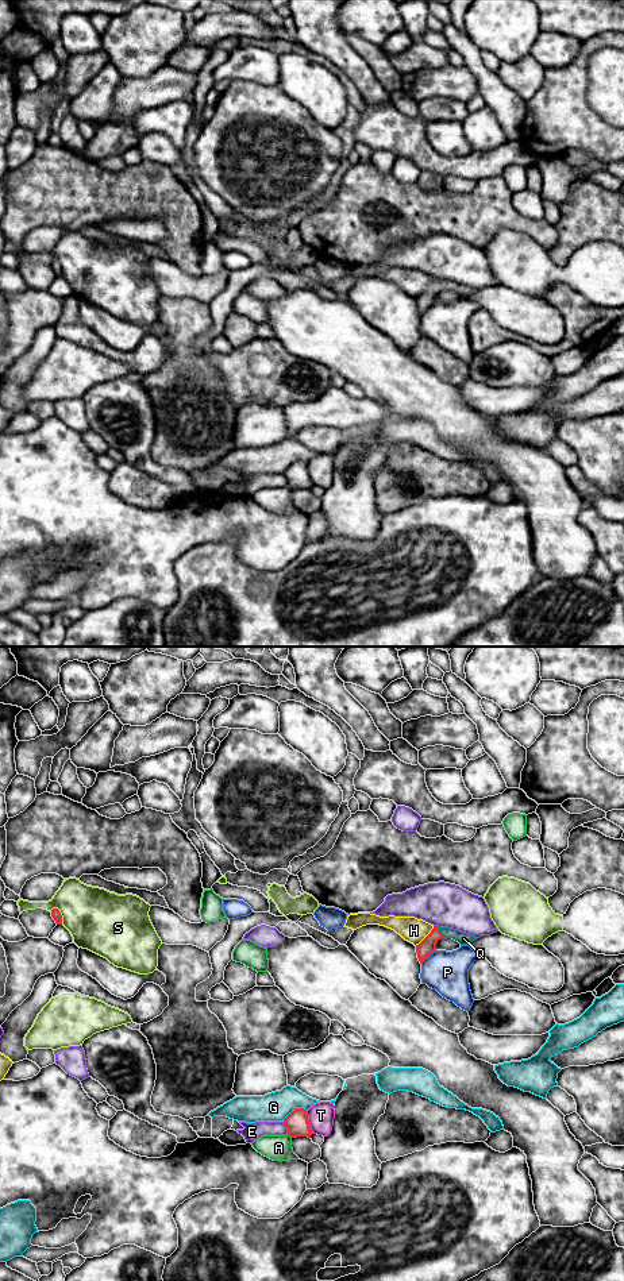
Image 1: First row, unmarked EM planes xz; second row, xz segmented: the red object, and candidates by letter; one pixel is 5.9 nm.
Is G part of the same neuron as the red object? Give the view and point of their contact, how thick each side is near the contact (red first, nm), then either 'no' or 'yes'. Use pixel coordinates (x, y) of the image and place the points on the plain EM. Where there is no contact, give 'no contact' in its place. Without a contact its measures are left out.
contact xz (296, 460); calibres 140 and 180 nm; no

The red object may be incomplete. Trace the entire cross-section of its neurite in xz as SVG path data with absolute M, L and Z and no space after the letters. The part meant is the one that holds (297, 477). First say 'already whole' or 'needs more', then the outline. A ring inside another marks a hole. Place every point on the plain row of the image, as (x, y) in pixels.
already whole; M296 460L285 471L284 476L288 481L288 487L290 490L308 489L313 486L311 476L308 474L308 466L304 460Z

